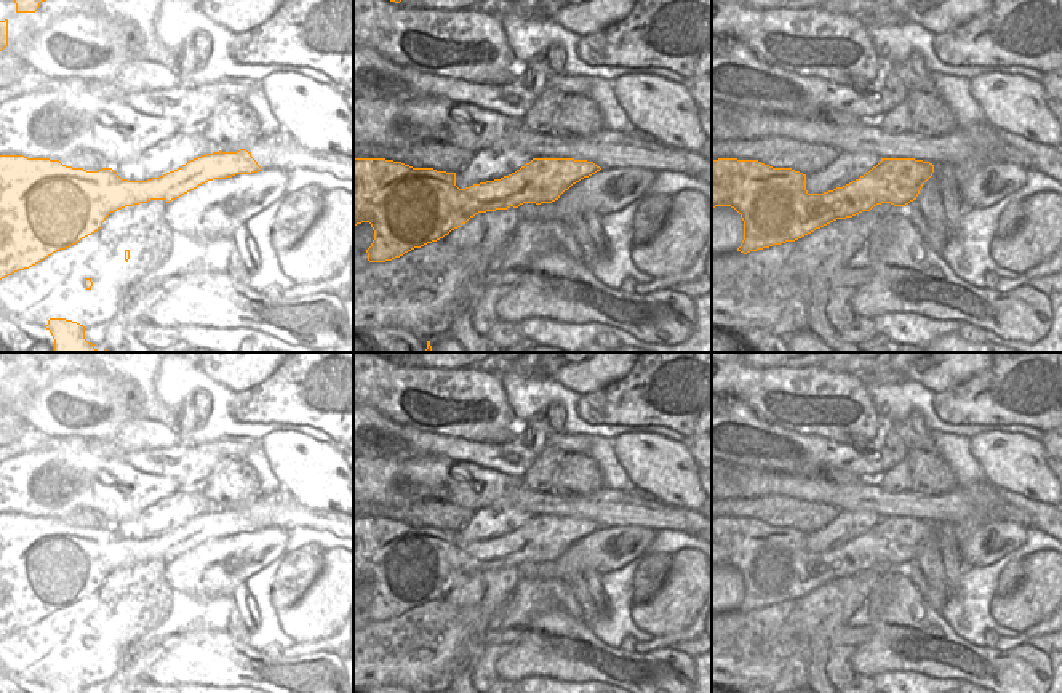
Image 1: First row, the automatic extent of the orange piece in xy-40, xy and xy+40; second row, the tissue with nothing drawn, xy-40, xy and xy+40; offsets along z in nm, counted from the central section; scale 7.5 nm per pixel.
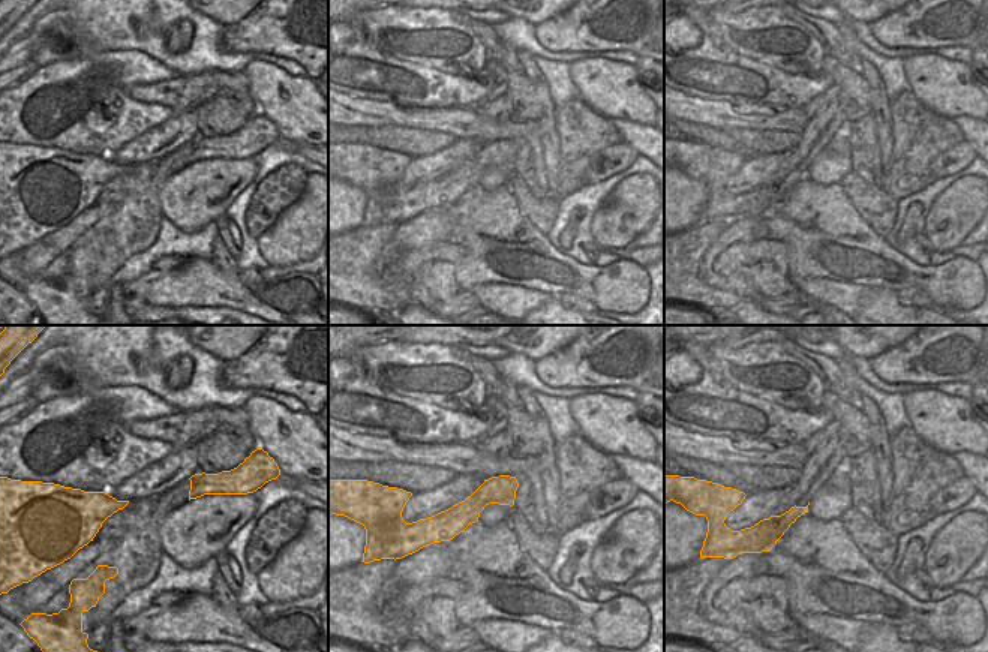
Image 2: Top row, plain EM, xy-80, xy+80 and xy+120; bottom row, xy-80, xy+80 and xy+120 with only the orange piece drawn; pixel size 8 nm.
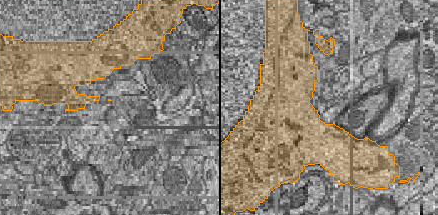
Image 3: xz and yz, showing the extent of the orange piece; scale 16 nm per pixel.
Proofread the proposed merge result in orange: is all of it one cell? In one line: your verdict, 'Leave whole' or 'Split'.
Split.

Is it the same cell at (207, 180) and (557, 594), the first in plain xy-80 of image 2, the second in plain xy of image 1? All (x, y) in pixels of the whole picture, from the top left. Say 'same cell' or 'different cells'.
different cells

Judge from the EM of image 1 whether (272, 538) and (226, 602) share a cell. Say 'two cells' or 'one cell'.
two cells

